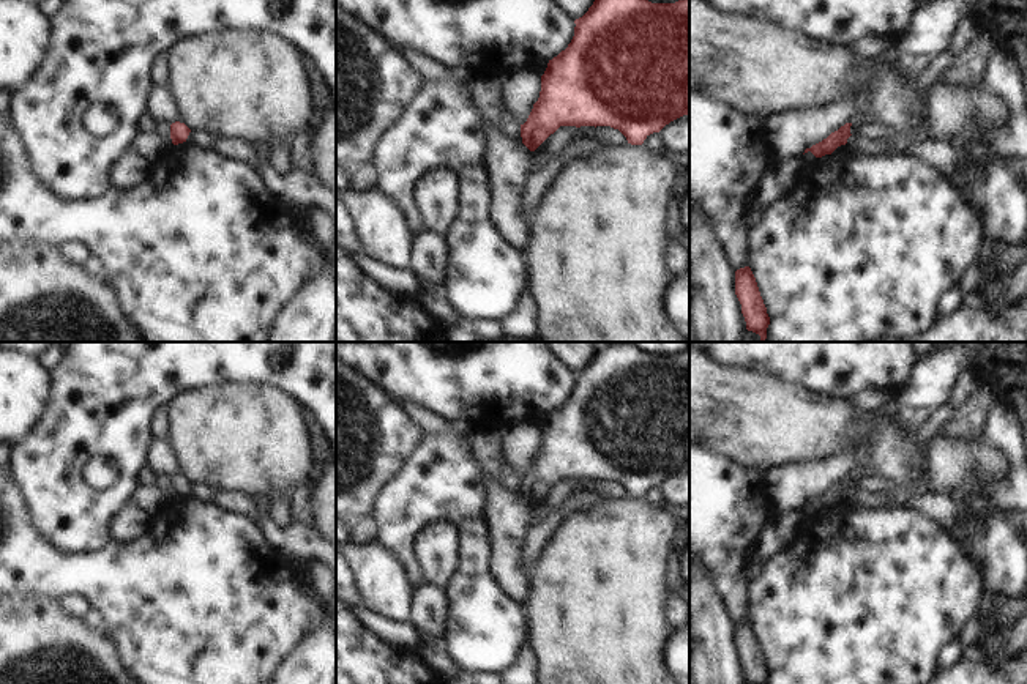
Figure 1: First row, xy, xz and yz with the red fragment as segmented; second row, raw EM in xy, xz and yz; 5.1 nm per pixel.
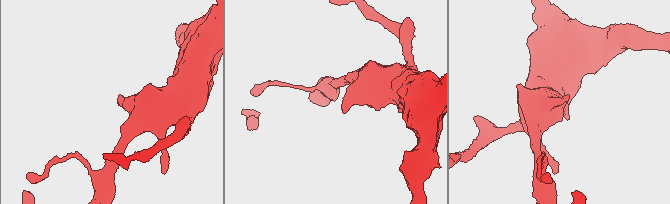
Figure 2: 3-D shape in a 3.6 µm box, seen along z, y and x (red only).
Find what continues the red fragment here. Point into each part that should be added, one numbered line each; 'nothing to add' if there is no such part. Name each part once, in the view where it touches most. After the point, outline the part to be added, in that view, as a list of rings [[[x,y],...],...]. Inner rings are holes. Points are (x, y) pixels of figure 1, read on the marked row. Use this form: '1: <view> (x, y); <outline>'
nothing to add

